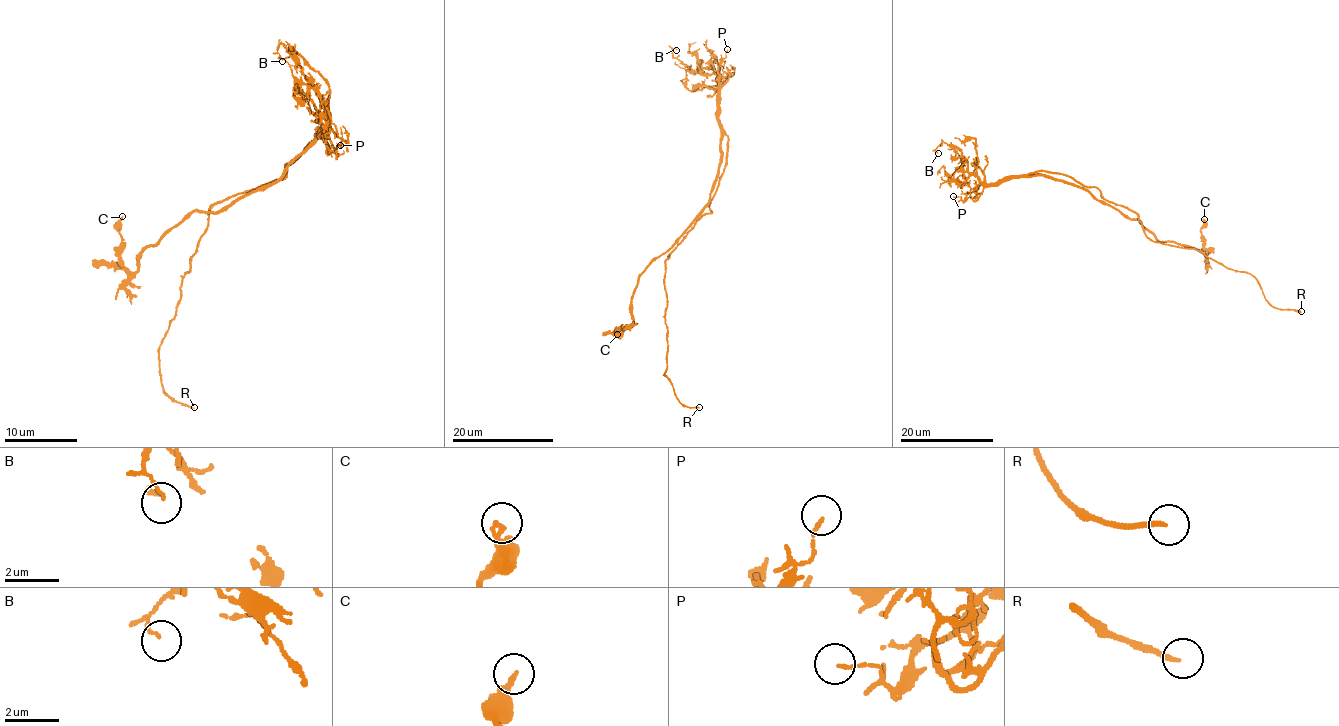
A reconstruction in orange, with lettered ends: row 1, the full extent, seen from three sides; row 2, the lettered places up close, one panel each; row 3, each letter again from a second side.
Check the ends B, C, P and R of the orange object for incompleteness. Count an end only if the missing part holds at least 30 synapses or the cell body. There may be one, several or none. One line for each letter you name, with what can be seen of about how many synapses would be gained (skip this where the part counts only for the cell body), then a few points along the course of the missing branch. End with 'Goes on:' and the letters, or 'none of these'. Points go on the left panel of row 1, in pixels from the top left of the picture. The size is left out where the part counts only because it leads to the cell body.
R: missing branch runs (194, 407), (231, 412), (247, 399)
Goes on: R

